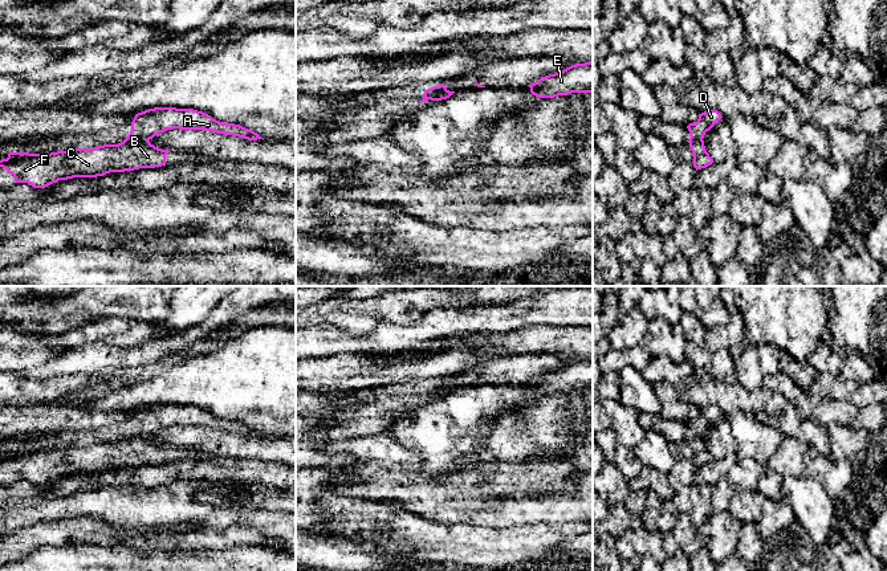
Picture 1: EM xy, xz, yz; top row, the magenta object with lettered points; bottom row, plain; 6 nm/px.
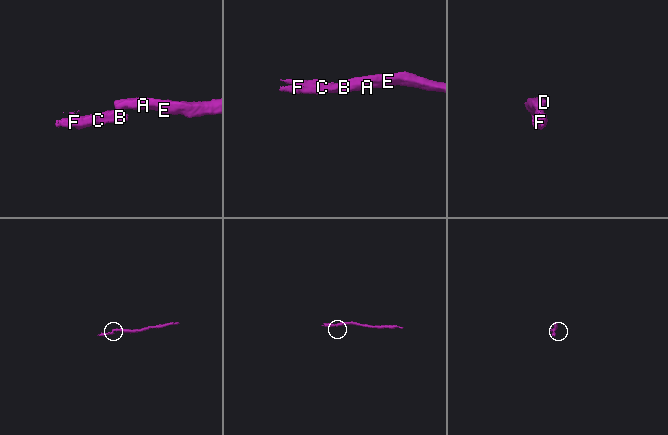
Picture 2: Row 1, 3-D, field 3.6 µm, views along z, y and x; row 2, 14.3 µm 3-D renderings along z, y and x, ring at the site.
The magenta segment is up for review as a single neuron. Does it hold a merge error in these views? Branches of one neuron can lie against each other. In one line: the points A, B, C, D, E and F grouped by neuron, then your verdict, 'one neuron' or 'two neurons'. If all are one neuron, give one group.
A D E / B C F | two neurons

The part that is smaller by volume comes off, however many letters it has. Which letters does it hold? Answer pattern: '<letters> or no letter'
B, C, F

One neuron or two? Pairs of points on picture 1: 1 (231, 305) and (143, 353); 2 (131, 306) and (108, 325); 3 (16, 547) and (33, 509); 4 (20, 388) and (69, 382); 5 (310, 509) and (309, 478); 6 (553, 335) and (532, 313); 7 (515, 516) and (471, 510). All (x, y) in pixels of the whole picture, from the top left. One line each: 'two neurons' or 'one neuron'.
1: one neuron
2: two neurons
3: two neurons
4: one neuron
5: one neuron
6: two neurons
7: one neuron

